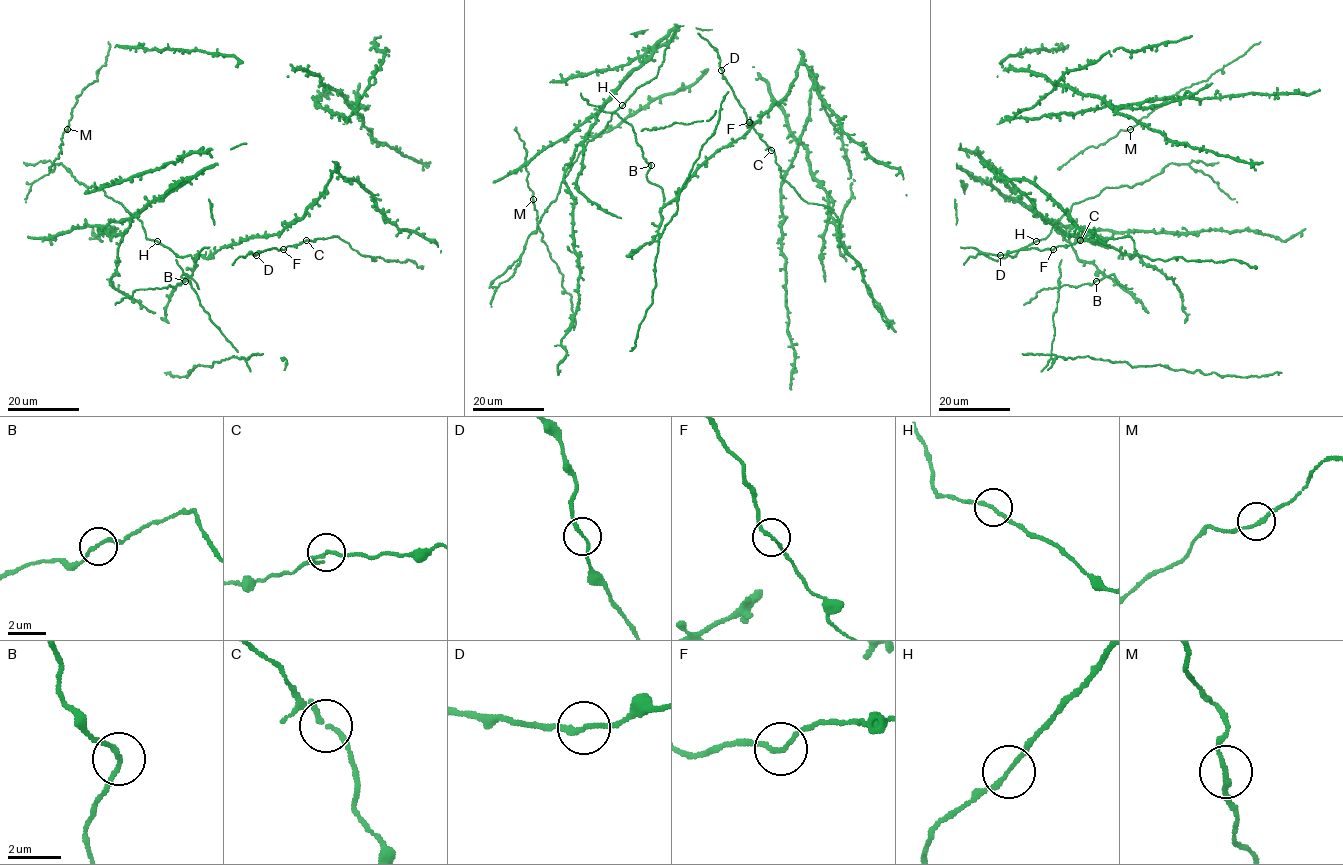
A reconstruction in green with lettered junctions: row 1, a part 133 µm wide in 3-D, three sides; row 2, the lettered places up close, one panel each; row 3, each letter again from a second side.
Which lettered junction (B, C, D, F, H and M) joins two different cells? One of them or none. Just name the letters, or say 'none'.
none

